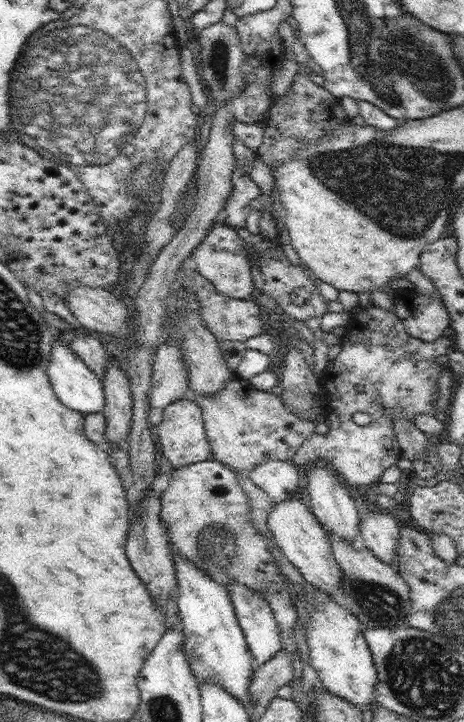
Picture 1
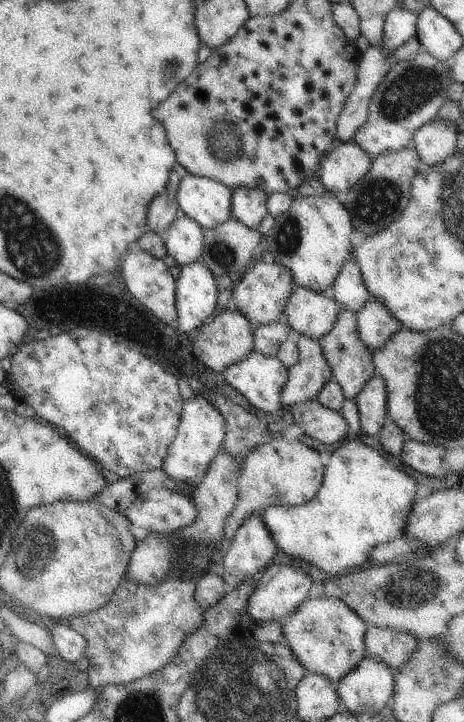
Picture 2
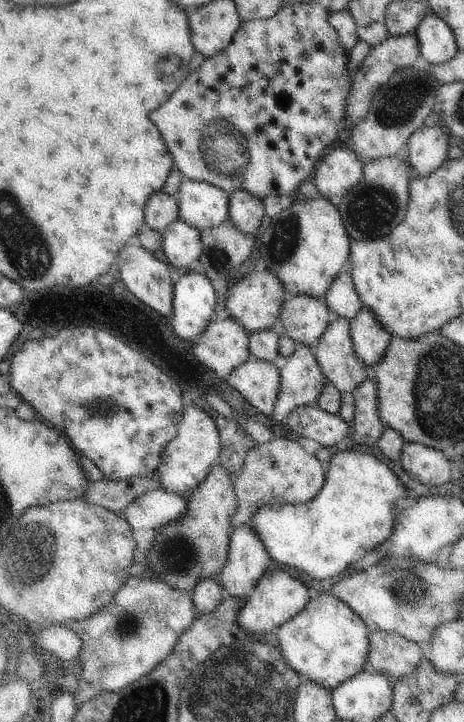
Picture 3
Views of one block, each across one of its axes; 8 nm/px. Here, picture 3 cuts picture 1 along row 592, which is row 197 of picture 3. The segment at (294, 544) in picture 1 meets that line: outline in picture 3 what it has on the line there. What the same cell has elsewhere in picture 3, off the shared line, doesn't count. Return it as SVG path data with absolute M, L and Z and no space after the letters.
M345 143L317 164L311 178L320 197L331 200L346 195L358 183L364 166Z

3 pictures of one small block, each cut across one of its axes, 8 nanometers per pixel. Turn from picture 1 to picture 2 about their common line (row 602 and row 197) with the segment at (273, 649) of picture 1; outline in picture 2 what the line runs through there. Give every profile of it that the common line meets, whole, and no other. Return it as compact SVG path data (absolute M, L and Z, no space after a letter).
M237 187L232 192L231 217L250 229L257 229L268 216L266 202L268 195L262 188Z

